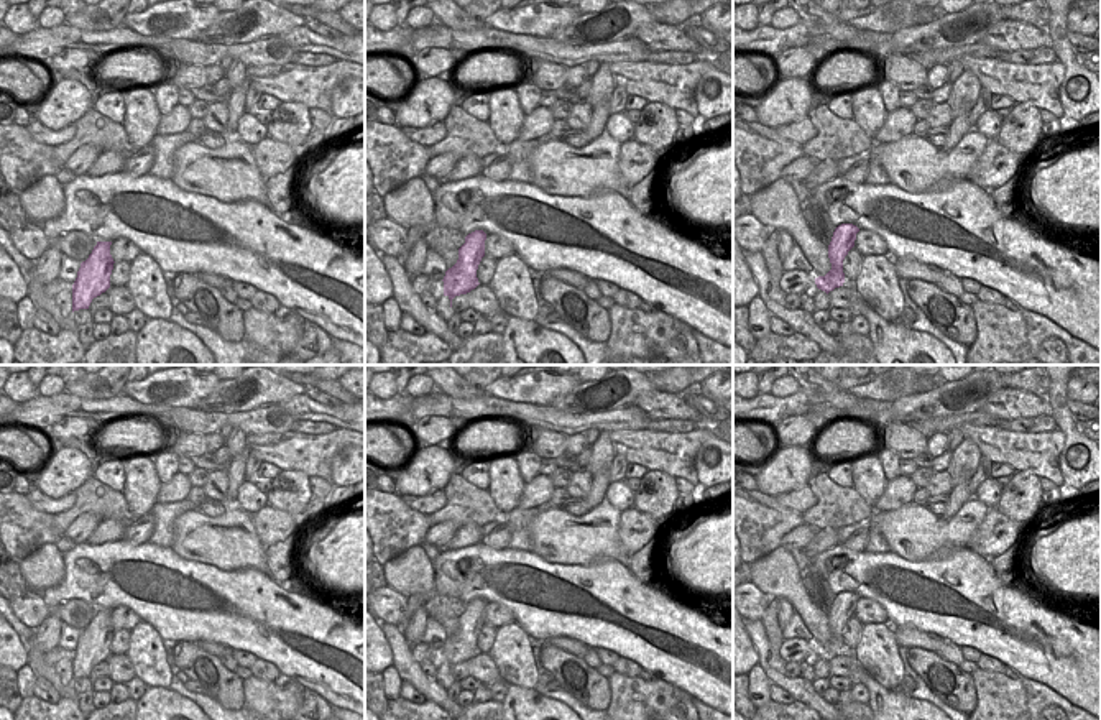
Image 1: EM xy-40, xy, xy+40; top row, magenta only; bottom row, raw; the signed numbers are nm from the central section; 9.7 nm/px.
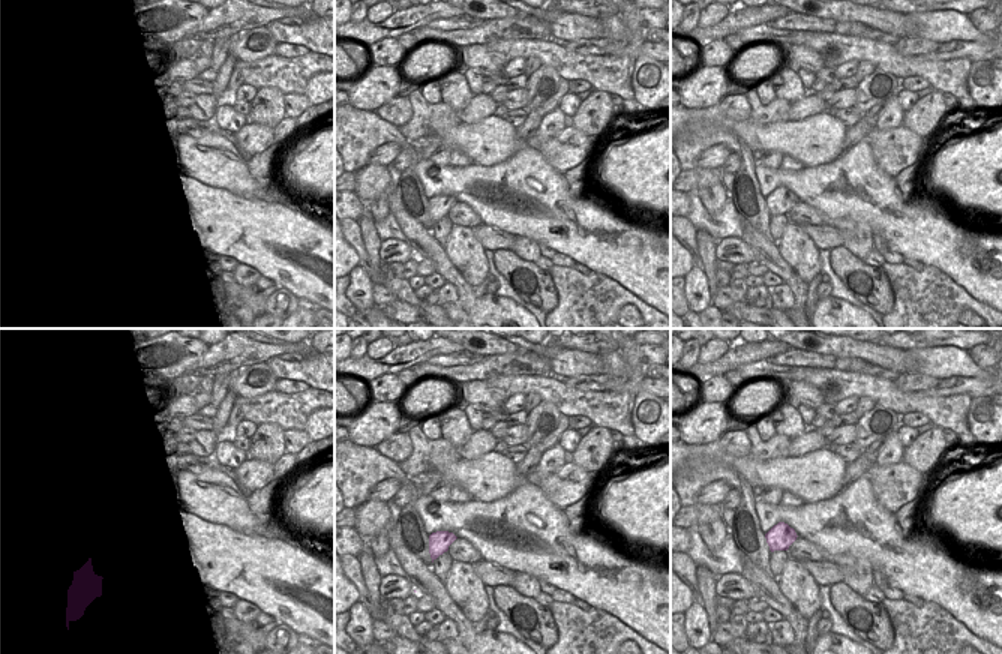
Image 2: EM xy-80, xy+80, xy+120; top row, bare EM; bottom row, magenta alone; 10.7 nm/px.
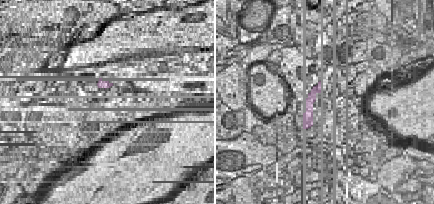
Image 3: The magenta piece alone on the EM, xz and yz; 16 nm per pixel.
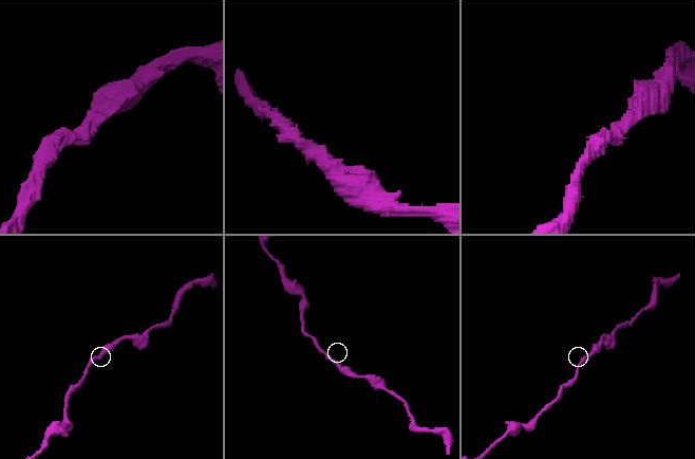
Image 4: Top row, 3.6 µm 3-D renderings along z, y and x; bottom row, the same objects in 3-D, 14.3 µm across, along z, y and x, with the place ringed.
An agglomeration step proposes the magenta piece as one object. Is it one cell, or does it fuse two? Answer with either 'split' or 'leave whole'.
leave whole

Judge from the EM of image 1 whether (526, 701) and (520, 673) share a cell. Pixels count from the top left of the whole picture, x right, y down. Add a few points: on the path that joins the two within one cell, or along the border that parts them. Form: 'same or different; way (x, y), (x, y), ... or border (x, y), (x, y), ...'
different; border (508, 683), (533, 689)

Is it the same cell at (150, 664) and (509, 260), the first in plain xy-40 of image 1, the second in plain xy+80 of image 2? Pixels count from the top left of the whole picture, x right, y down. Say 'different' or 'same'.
different

